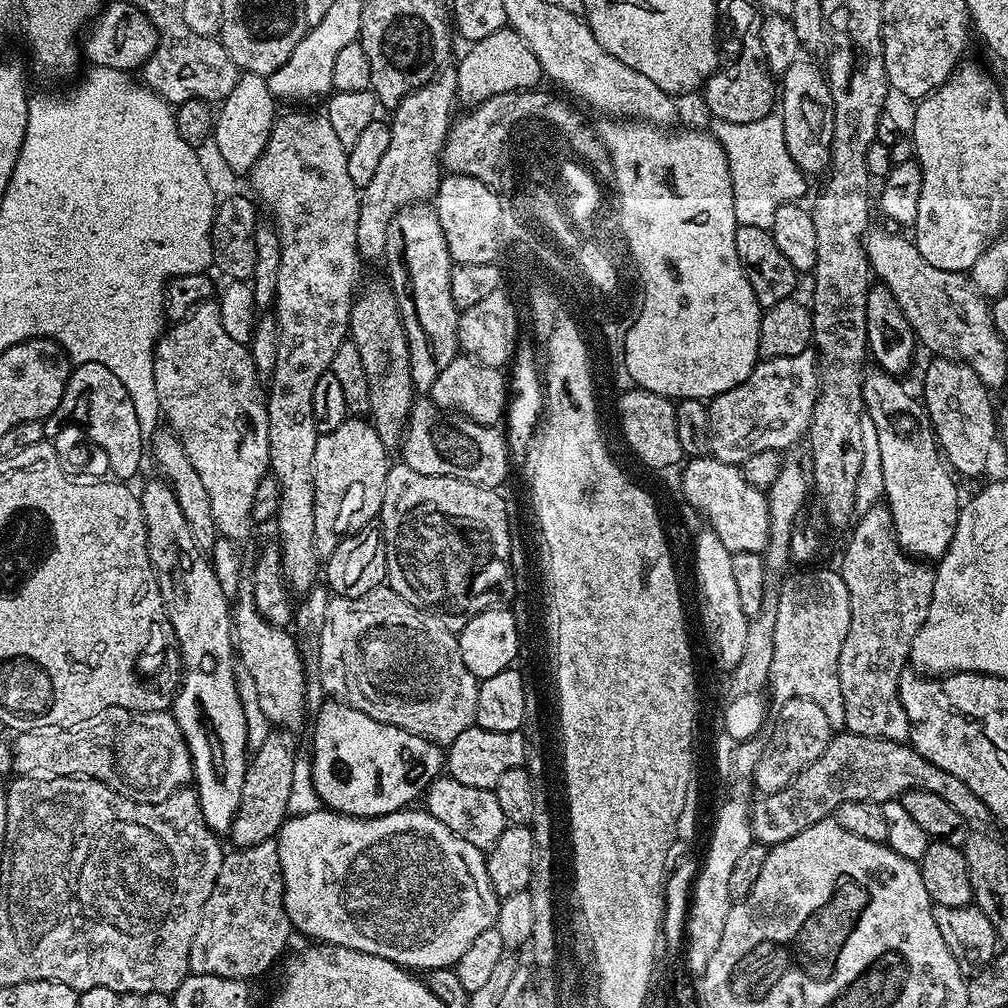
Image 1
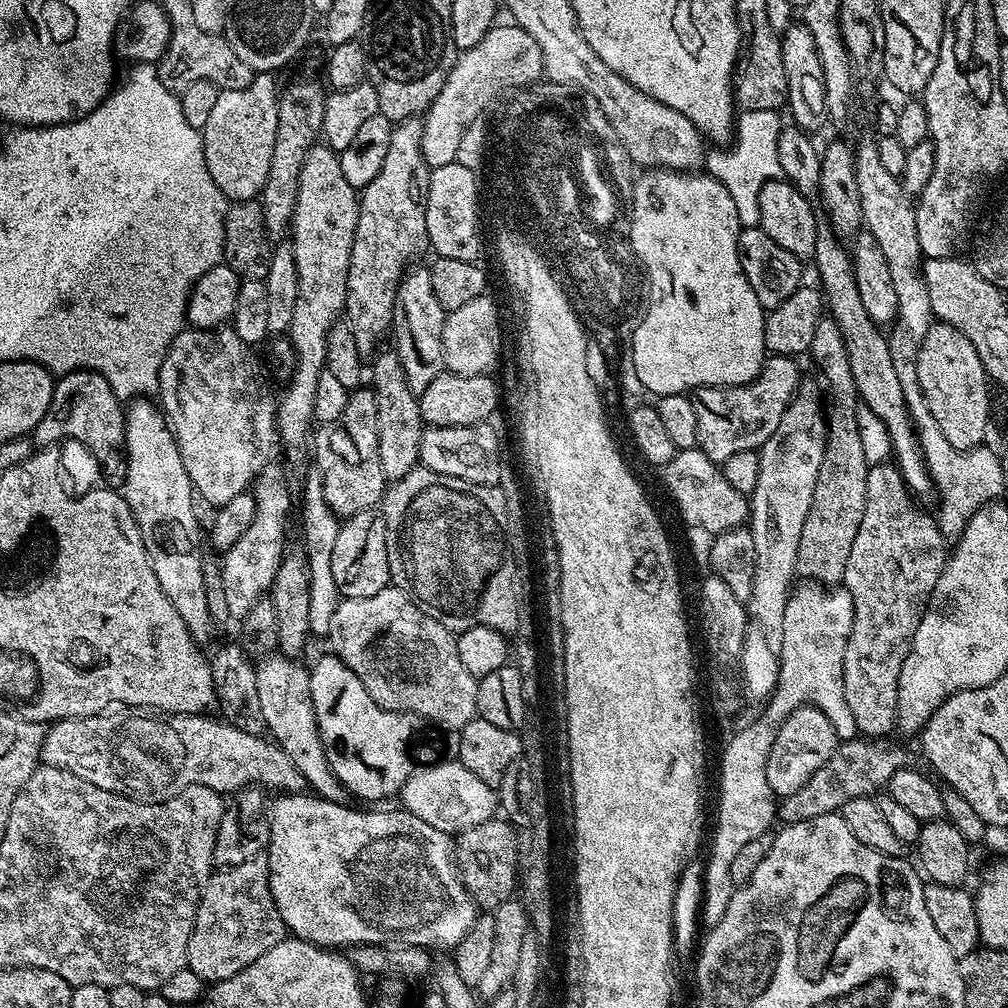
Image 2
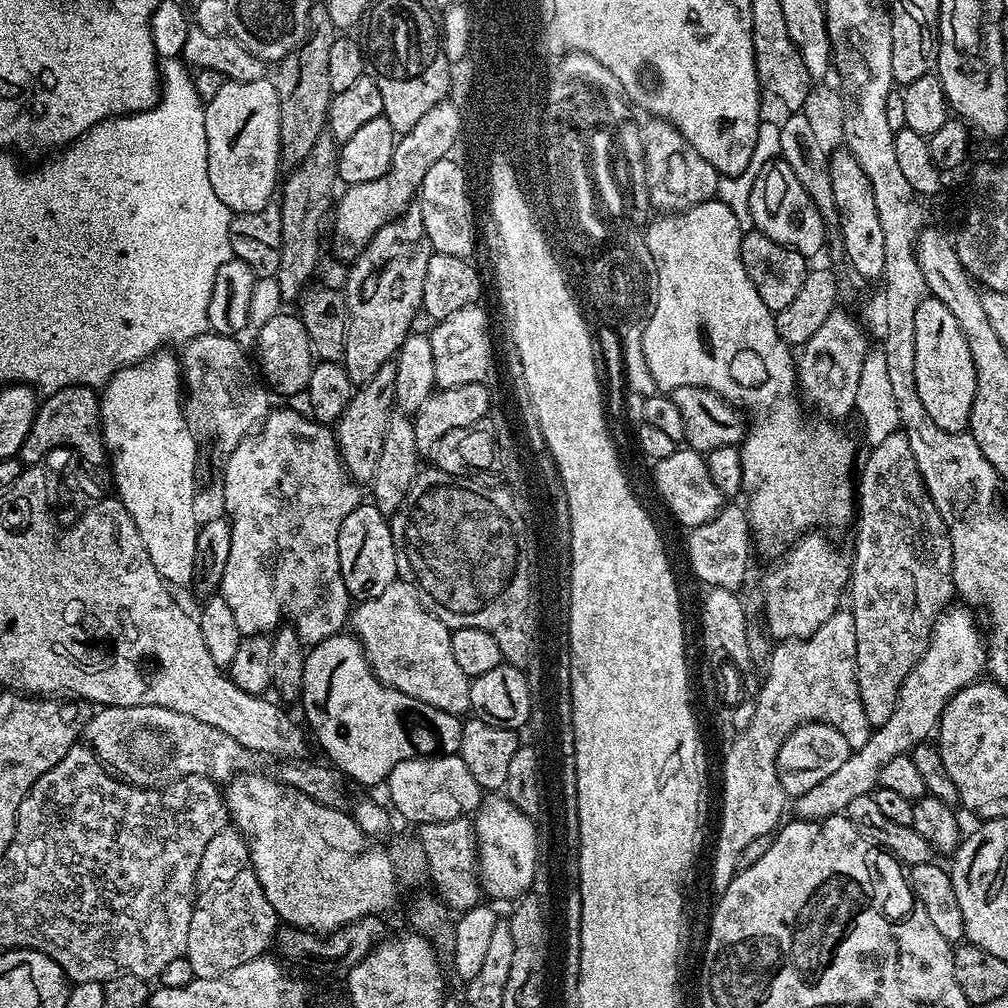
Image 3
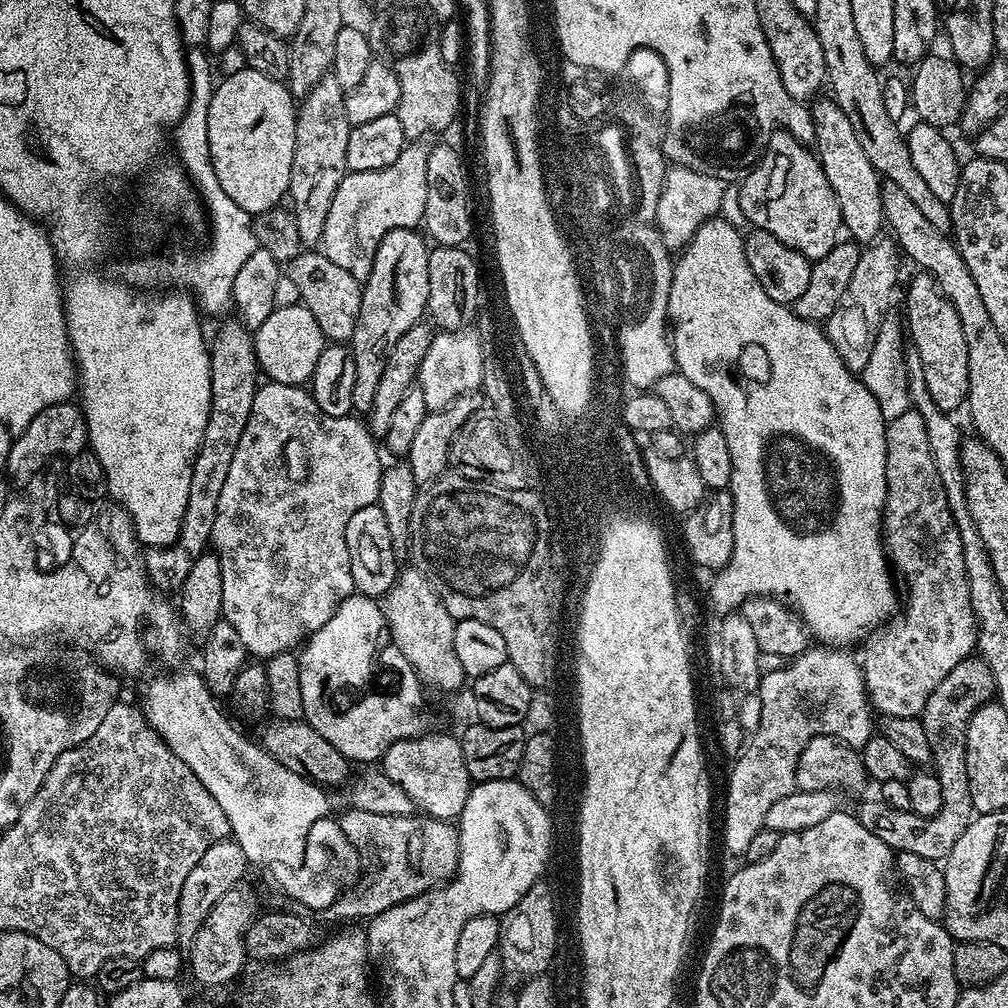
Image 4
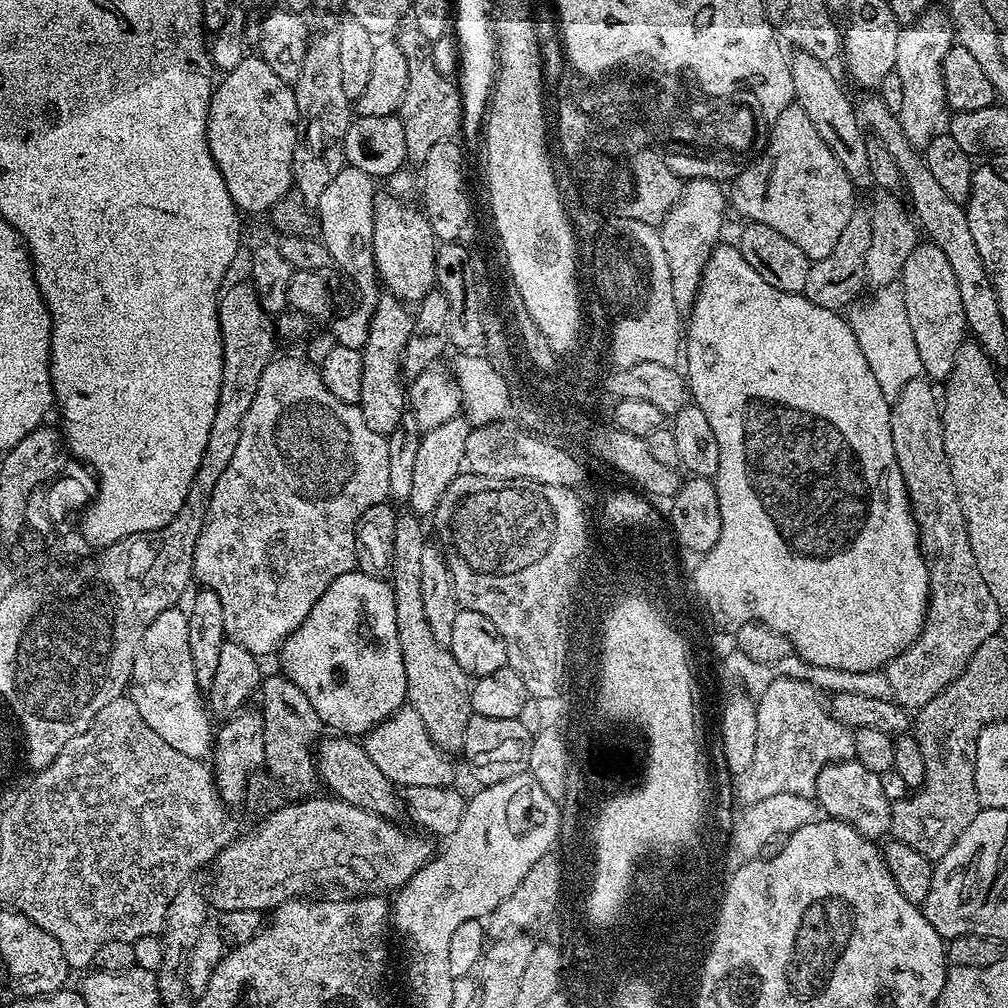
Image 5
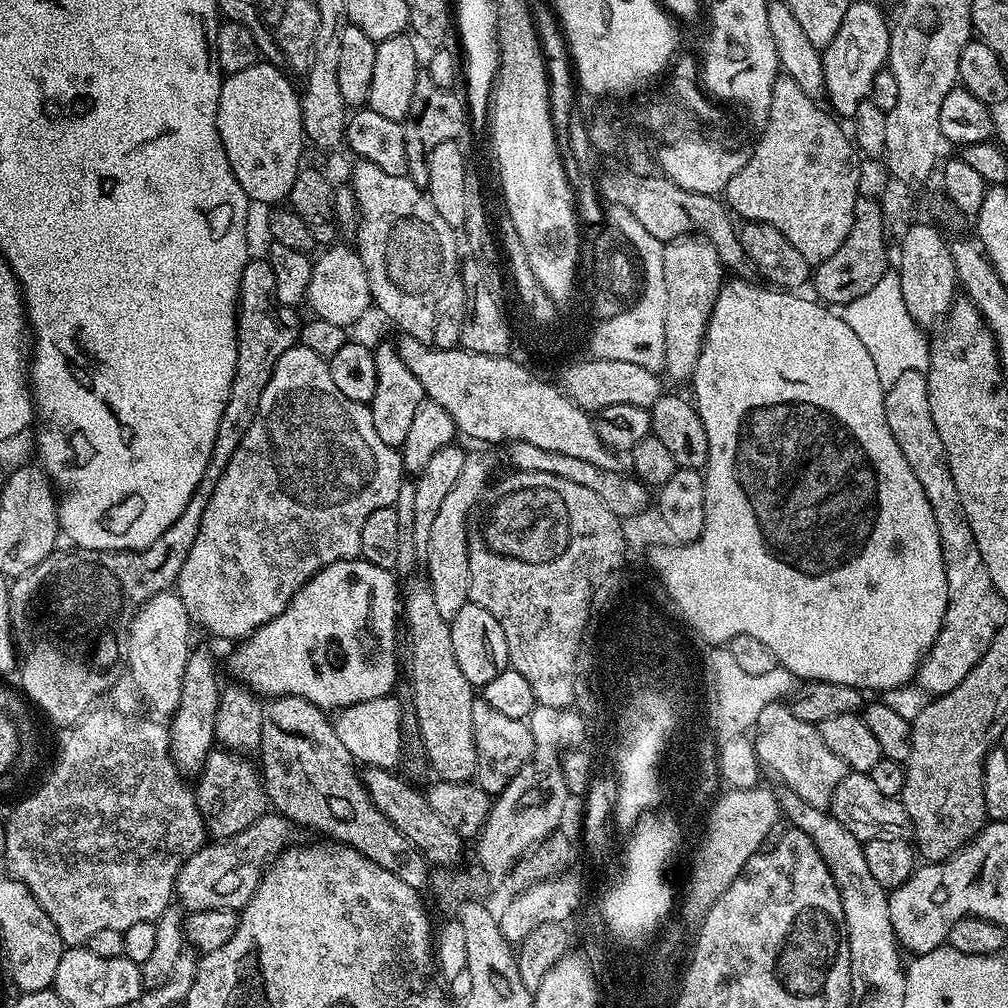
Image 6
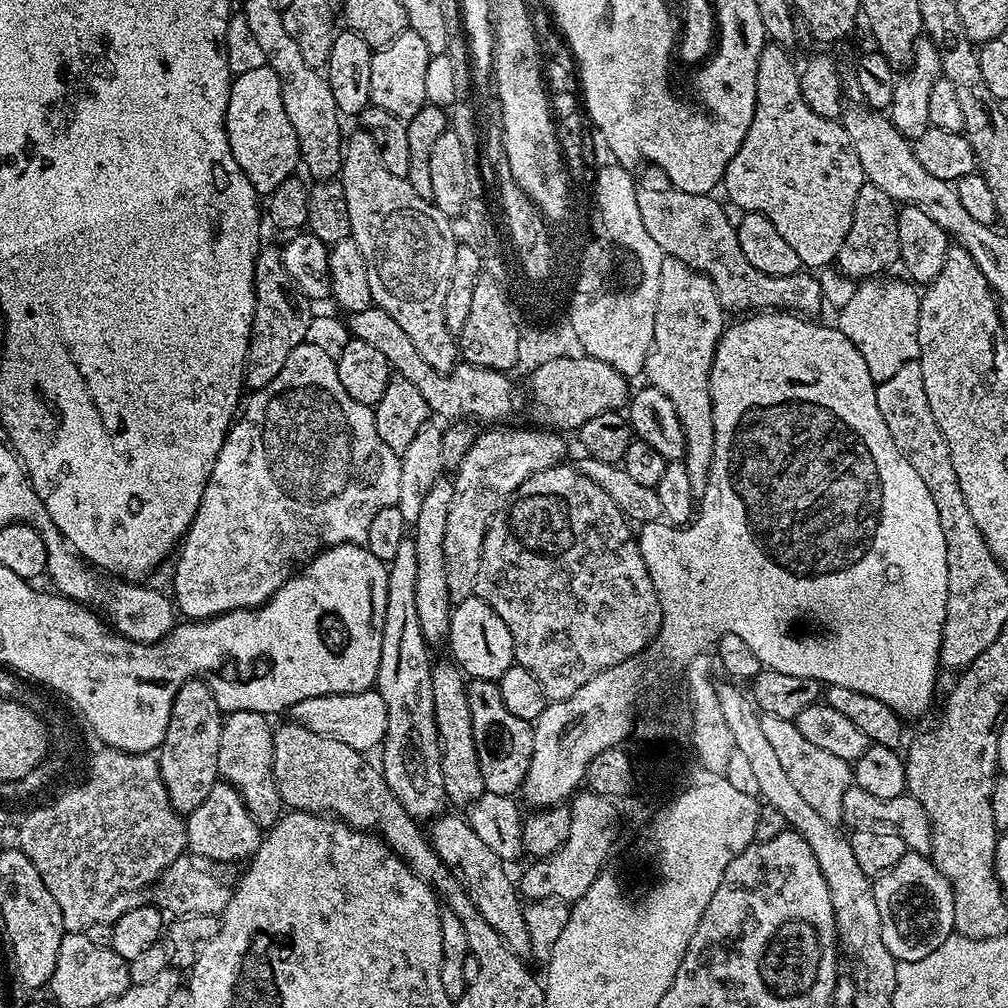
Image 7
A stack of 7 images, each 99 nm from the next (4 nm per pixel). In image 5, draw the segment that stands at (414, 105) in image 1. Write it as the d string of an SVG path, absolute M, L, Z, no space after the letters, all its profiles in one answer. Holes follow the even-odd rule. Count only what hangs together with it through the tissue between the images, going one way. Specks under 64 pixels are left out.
M381 295L380 305L374 310L373 321L370 322L369 338L360 354L362 398L358 407L362 410L362 418L366 418L366 426L383 437L401 427L406 416L406 384L402 379L402 361L406 342L412 333L414 316L404 308L407 307L398 302L396 297Z

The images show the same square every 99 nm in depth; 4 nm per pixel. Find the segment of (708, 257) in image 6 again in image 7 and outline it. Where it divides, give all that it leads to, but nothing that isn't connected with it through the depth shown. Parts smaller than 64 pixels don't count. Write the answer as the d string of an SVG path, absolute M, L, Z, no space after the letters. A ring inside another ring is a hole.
M664 256L658 279L658 306L657 313L654 314L653 342L644 362L643 375L648 376L647 383L651 387L662 390L662 394L670 398L674 410L678 412L678 422L682 422L682 434L686 438L683 461L690 474L690 487L698 498L706 490L708 475L714 462L714 406L710 394L710 370L720 335L726 327L726 313L718 302L716 291L708 276L694 271L678 258Z

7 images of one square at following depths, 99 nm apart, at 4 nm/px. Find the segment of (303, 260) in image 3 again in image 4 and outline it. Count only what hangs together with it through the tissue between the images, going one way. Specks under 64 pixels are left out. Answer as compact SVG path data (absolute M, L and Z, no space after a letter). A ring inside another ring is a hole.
M330 74L324 76L301 99L297 109L294 161L290 170L288 200L300 243L315 247L322 238L325 216L339 182L347 173L346 147L352 125L346 118L345 89Z

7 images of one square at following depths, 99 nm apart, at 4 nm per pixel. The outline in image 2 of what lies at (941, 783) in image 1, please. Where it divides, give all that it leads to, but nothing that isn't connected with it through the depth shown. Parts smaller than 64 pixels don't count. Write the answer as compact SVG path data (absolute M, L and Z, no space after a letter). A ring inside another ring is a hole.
M880 738L843 741L833 756L802 787L779 801L779 819L784 824L806 822L806 818L818 818L822 814L839 812L841 806L854 798L872 798L881 790L887 789L890 778L894 778L894 774L905 767L906 760L898 745L884 743L888 742Z

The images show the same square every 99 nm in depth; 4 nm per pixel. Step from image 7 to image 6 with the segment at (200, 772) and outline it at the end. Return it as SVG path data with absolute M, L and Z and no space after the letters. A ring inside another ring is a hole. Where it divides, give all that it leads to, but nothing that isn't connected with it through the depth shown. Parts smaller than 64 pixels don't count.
M193 647L186 658L186 670L182 673L182 694L178 697L178 706L170 717L168 728L172 760L181 774L199 773L208 755L214 751L215 711L218 710L221 689L221 682L216 681L216 660L211 650Z

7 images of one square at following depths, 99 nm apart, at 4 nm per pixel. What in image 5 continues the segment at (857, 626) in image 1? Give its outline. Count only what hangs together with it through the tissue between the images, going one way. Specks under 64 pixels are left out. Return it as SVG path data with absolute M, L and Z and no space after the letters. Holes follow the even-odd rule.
M927 378L906 382L902 394L891 405L890 430L894 438L894 454L908 487L912 515L920 529L920 549L928 561L928 613L924 629L912 647L898 654L886 665L886 673L897 704L919 710L950 682L954 682L970 662L974 650L986 638L1001 631L1000 607L990 594L974 562L974 550L966 530L958 490L944 449L942 404L933 381Z

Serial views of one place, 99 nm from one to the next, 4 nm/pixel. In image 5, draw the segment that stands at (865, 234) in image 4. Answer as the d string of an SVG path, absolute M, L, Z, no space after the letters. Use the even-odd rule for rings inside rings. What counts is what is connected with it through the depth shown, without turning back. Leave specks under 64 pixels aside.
M797 51L791 57L792 77L794 78L795 103L800 105L802 110L814 122L814 130L822 137L822 142L830 146L830 150L838 162L842 162L842 170L852 179L856 186L872 184L870 174L869 155L865 129L860 123L860 117L856 115L854 100L848 97L848 92L836 81L836 76L831 72L825 61L814 58L812 54Z

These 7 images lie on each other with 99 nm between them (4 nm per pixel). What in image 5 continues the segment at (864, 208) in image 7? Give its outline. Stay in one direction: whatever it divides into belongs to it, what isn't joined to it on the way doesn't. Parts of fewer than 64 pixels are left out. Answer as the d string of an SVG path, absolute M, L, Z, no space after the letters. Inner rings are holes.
M858 210L852 215L850 222L846 222L846 230L842 230L842 235L838 238L834 250L830 250L826 258L812 261L810 278L806 278L802 295L810 302L814 302L814 306L822 306L832 312L844 310L847 304L855 305L856 295L868 284L866 254L870 251L871 234L871 215L867 211Z

